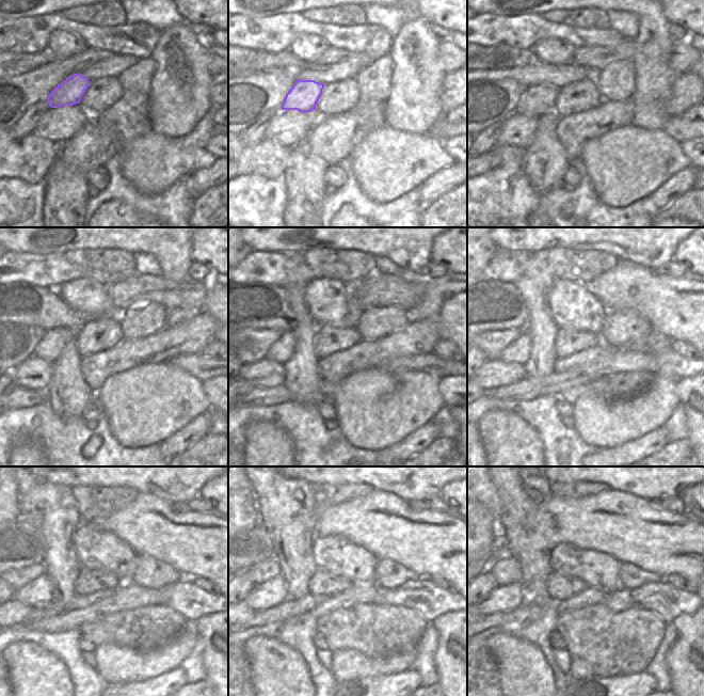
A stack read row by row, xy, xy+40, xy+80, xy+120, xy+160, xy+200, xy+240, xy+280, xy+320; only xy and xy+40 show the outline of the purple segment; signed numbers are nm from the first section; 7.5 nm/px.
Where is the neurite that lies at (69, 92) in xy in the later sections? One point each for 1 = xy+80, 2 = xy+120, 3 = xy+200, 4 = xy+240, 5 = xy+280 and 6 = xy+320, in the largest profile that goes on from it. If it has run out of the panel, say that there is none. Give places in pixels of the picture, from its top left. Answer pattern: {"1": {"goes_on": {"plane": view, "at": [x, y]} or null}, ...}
{"1": {"goes_on": {"plane": "xy+80", "at": [541, 98]}}, "2": {"goes_on": {"plane": "xy+120", "at": [52, 343]}}, "3": {"goes_on": {"plane": "xy+200", "at": [518, 350]}}, "4": {"goes_on": {"plane": "xy+240", "at": [38, 591]}}, "5": {"goes_on": {"plane": "xy+280", "at": [266, 596]}}, "6": {"goes_on": {"plane": "xy+320", "at": [508, 597]}}}

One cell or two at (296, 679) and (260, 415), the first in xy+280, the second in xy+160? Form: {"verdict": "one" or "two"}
{"verdict": "two"}

